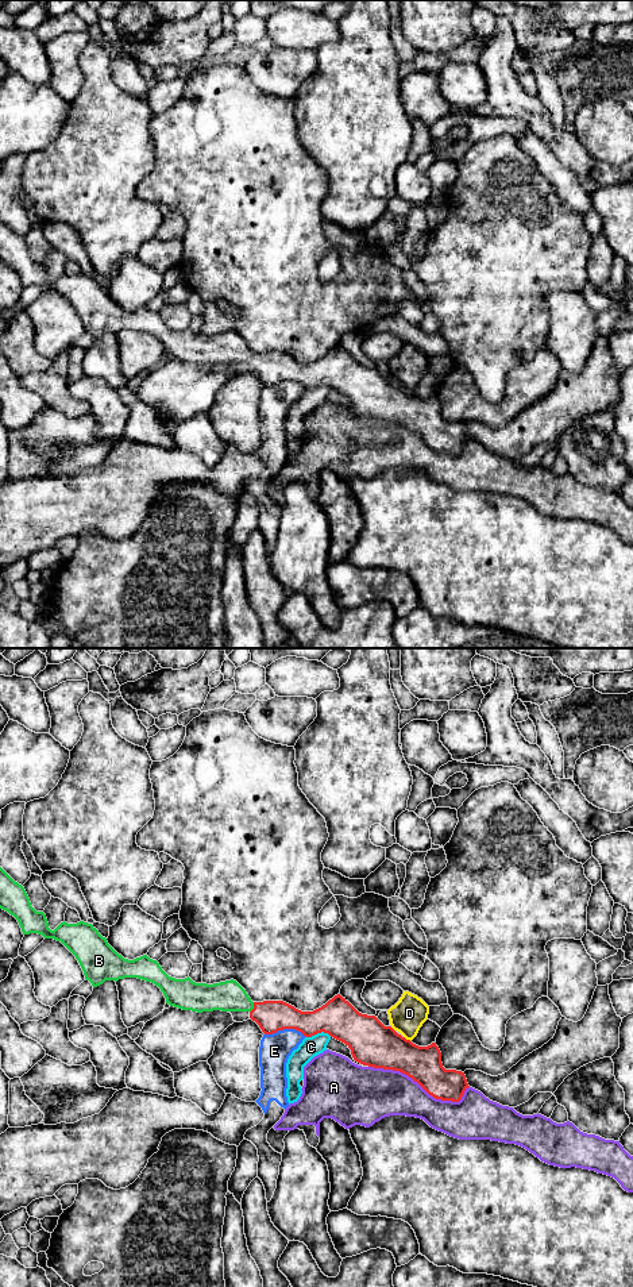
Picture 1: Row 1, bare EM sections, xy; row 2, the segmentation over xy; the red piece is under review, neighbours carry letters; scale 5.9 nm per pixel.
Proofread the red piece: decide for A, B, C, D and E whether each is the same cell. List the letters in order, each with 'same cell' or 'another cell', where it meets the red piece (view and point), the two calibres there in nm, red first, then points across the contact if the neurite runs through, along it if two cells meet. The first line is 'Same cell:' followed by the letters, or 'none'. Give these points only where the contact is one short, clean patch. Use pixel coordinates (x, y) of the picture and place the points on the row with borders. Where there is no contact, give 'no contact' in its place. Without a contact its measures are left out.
Same cell: B
A: another cell | xy (420, 1085) | 220/300 nm
B: same cell | xy (254, 1008) | 190/180 nm
C: another cell | xy (317, 1032) | 220/120 nm | along xy (331, 1036), (317, 1032), (305, 1037)
D: another cell | xy (408, 1040) | 260/200 nm | along xy (404, 1036), (410, 1041)
E: another cell | xy (285, 1028) | 190/190 nm | along xy (265, 1033), (297, 1029), (305, 1036)

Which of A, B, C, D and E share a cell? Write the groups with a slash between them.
A / B / C / D / E

